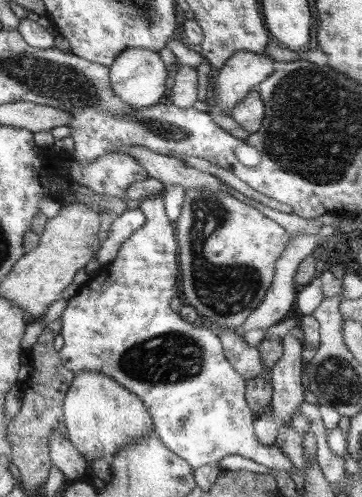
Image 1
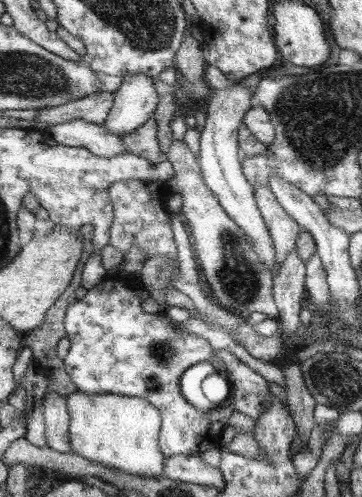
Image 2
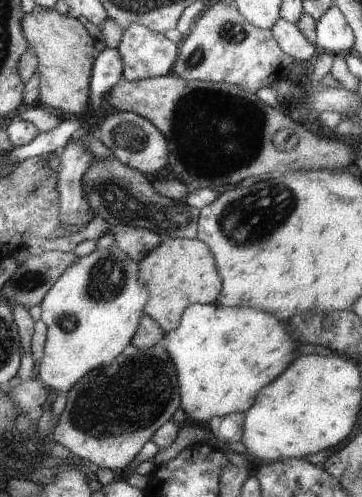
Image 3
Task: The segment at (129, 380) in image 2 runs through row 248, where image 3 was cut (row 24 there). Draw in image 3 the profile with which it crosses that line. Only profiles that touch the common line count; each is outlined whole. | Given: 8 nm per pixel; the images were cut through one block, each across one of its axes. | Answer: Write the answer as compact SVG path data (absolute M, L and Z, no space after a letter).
M133 24L123 30L117 52L123 62L121 82L135 82L159 78L173 72L179 44L167 40L163 34L149 32L145 26Z

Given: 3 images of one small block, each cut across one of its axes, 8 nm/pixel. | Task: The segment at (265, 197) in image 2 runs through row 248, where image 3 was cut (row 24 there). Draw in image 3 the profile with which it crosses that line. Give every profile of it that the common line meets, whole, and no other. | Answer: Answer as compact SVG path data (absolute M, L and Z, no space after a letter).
M279 20L275 26L271 26L271 32L275 36L275 40L279 42L281 52L285 52L285 56L289 56L295 62L313 62L319 54L319 50L305 40L305 36L301 36L301 32L297 30L295 24Z

